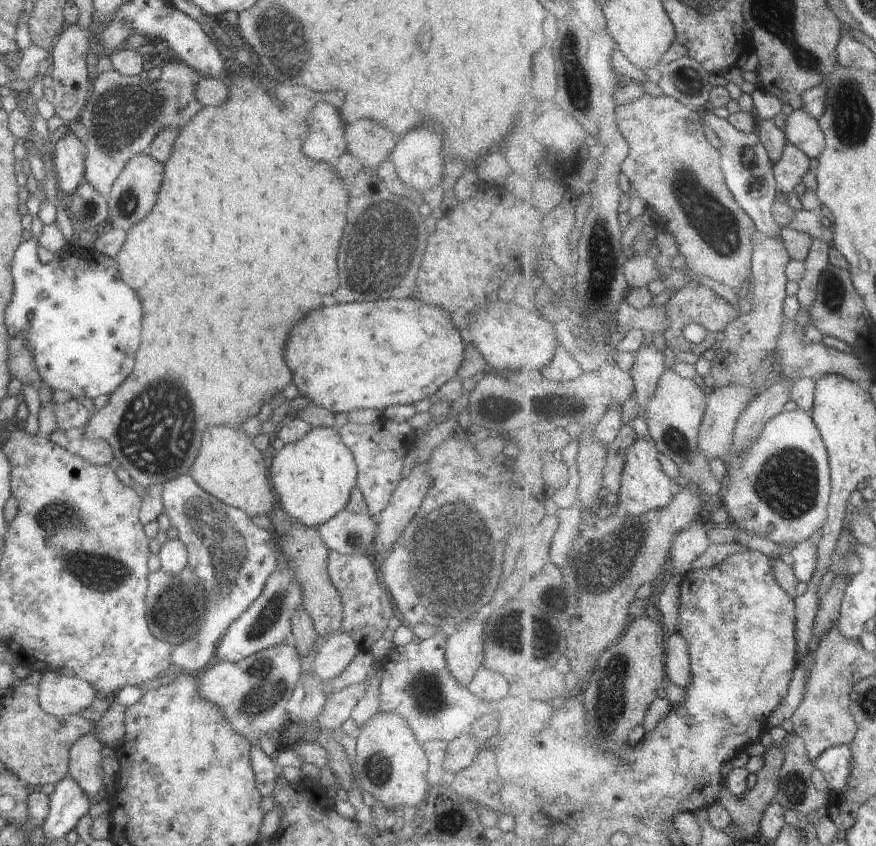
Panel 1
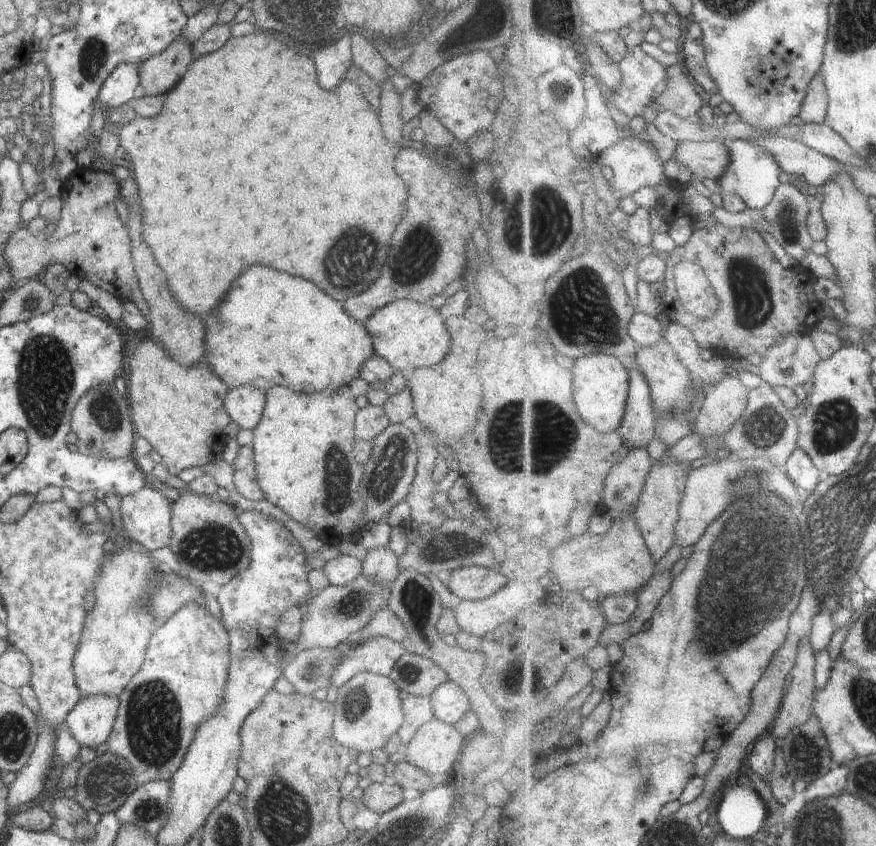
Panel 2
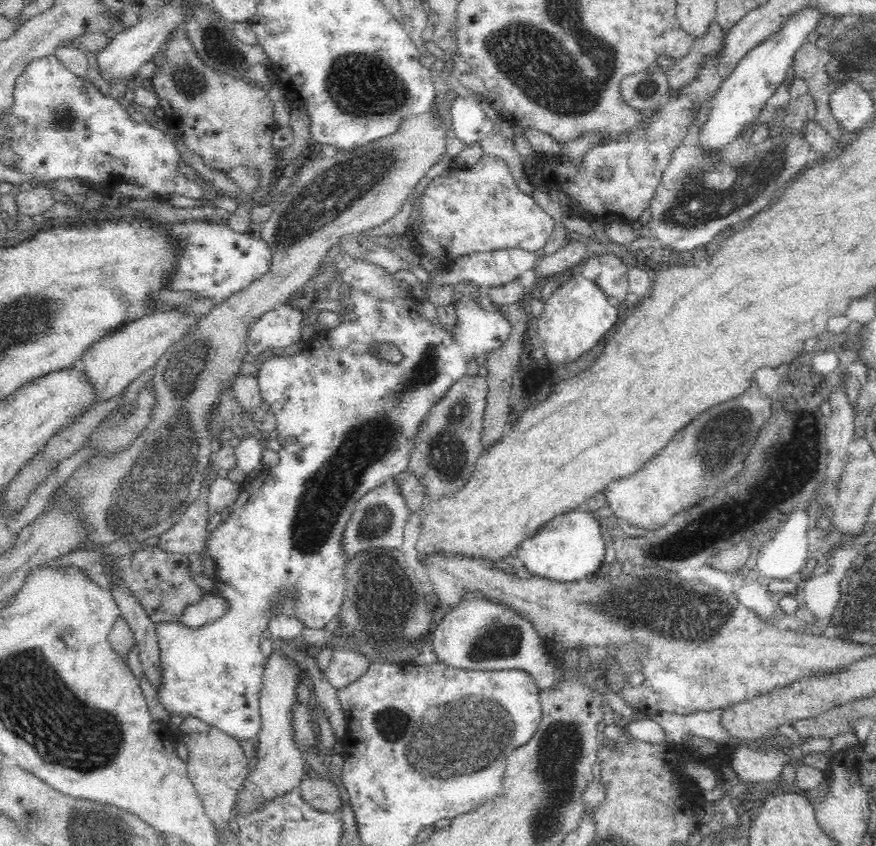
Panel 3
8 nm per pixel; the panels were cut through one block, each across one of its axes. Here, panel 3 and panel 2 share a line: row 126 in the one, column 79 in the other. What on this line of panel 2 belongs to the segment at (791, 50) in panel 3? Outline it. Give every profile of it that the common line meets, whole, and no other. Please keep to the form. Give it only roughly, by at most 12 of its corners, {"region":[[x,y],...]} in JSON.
{"region":[[116,697],[76,703],[64,724],[80,747],[108,740]]}

